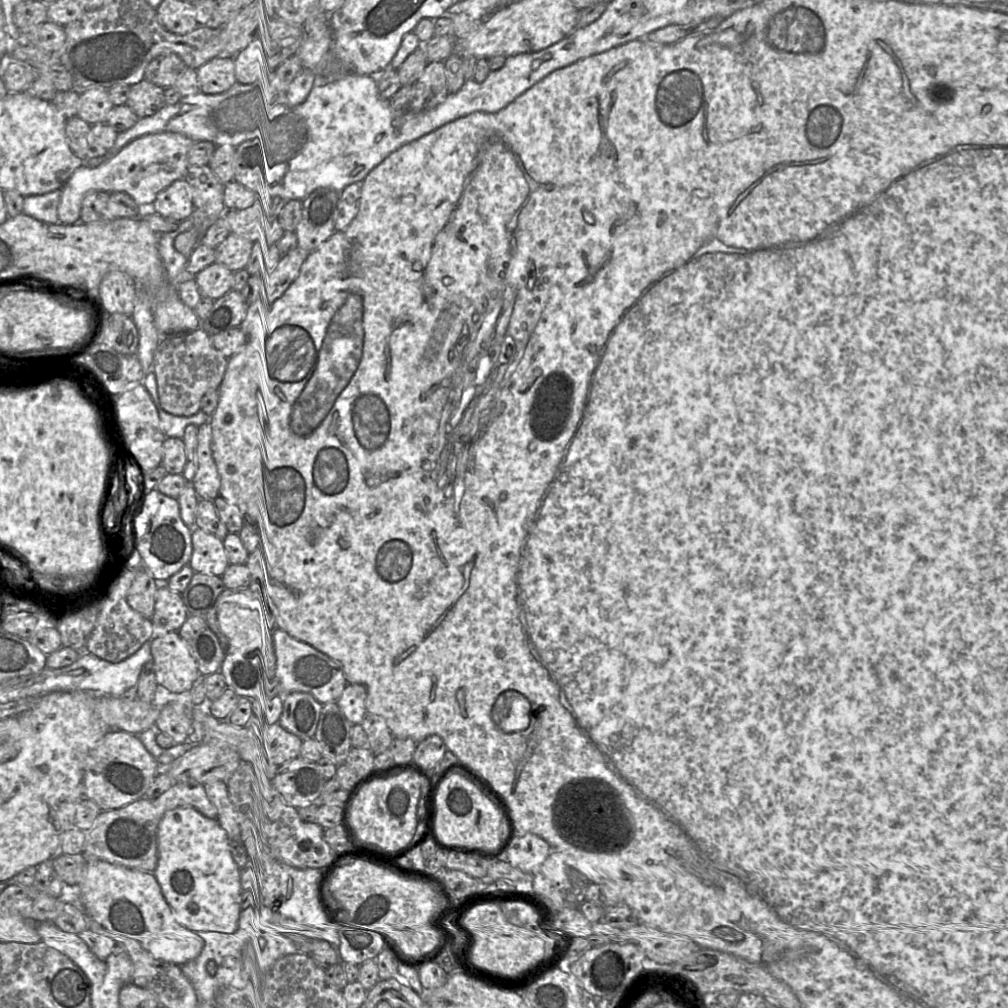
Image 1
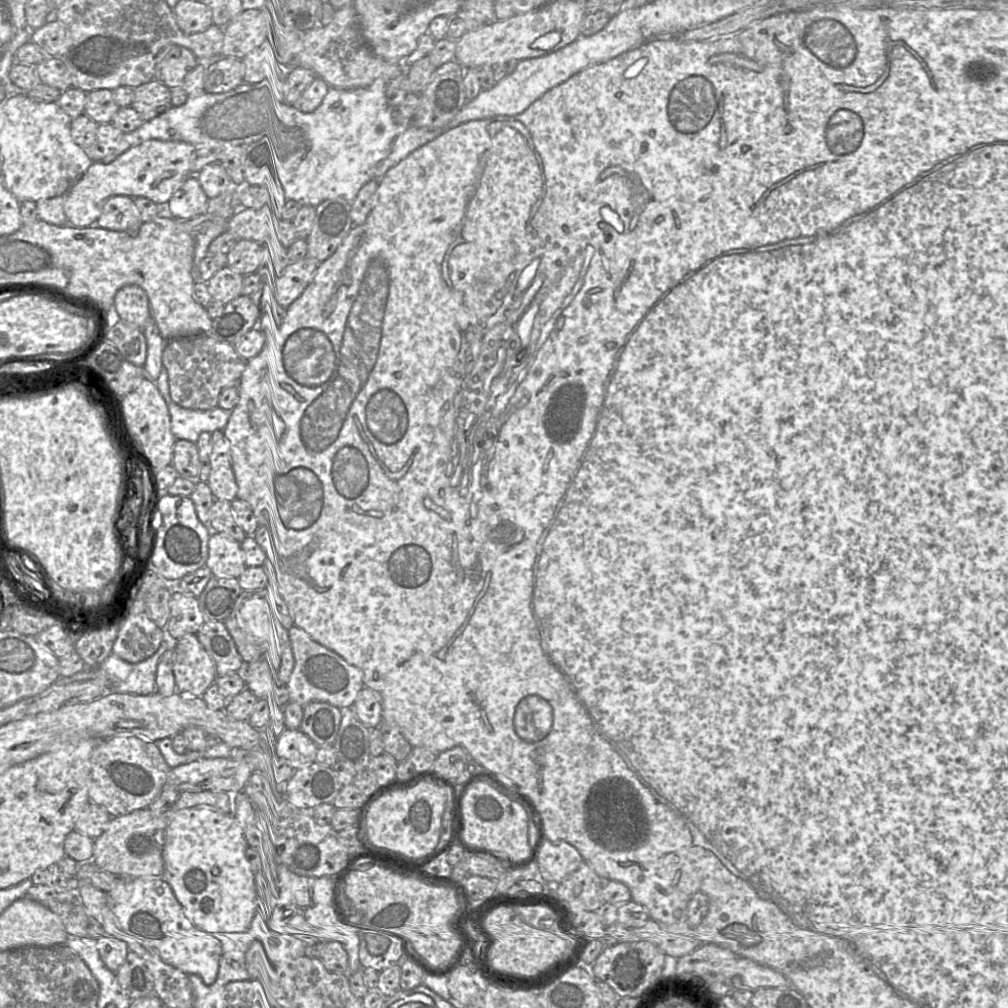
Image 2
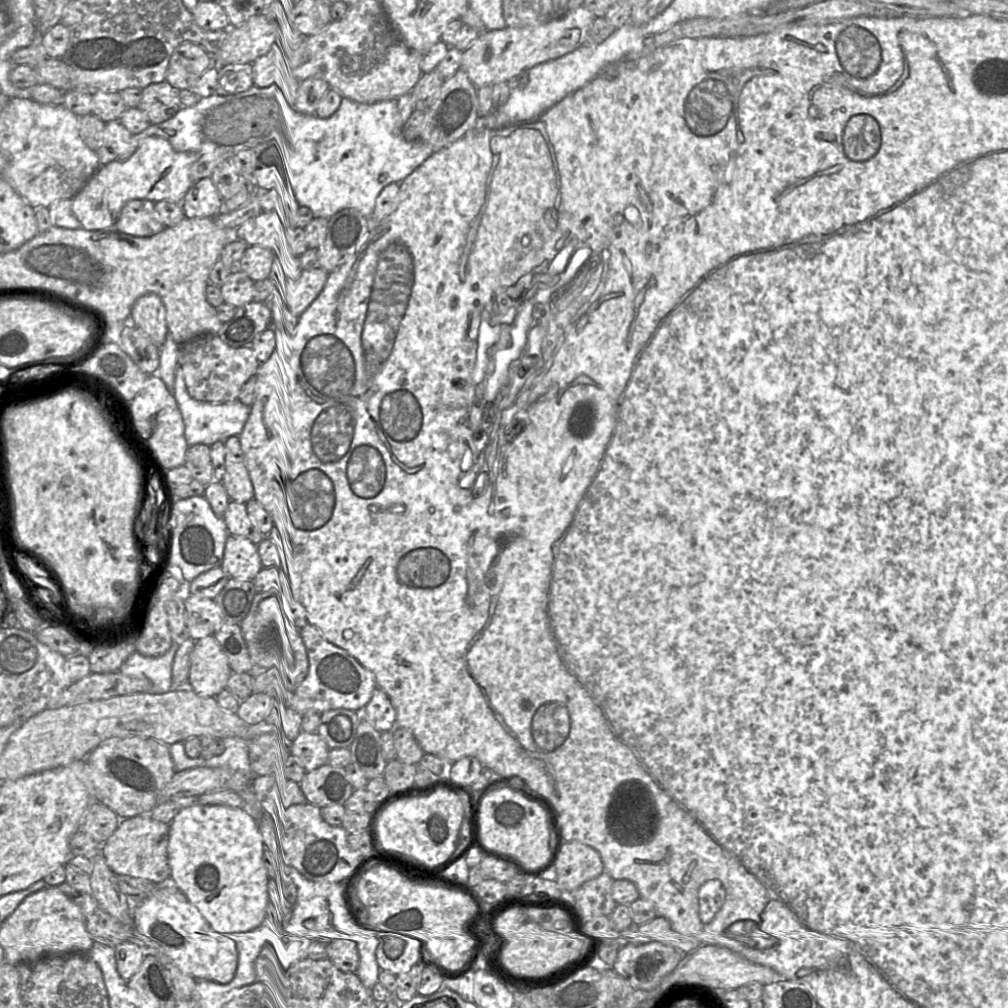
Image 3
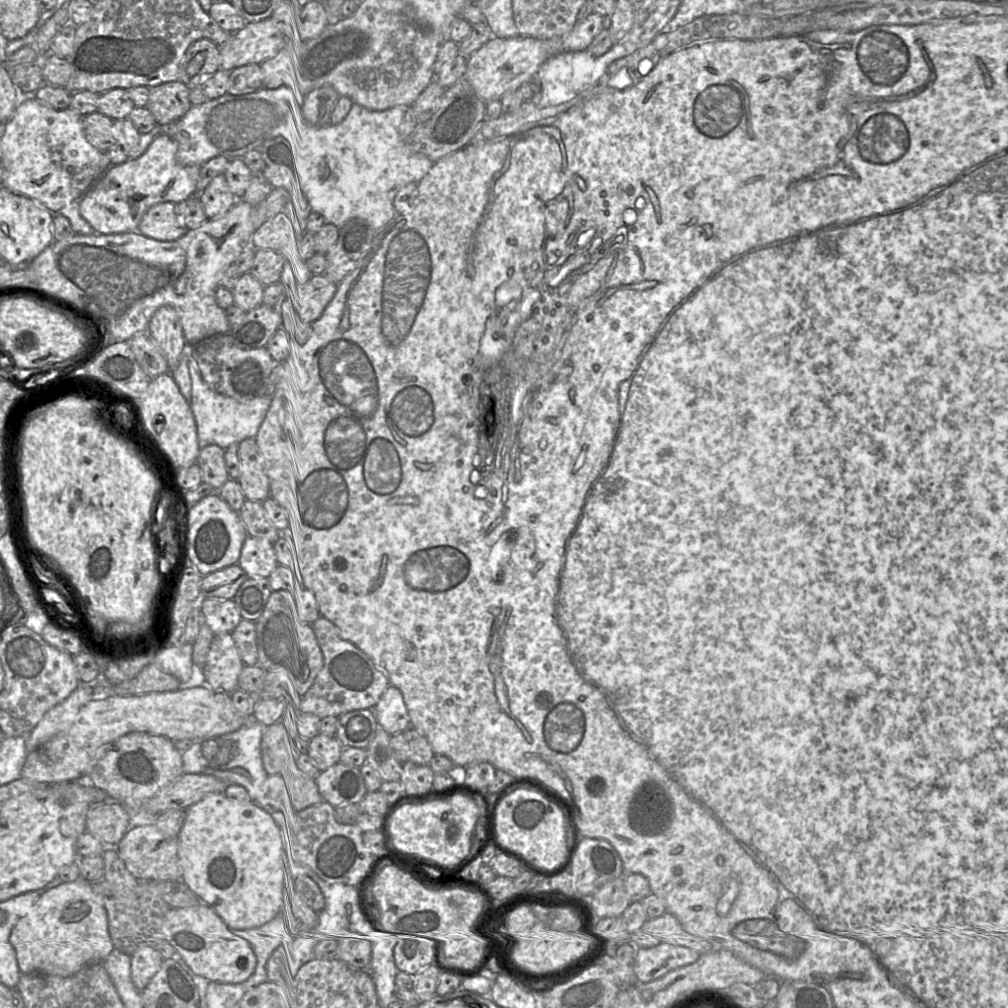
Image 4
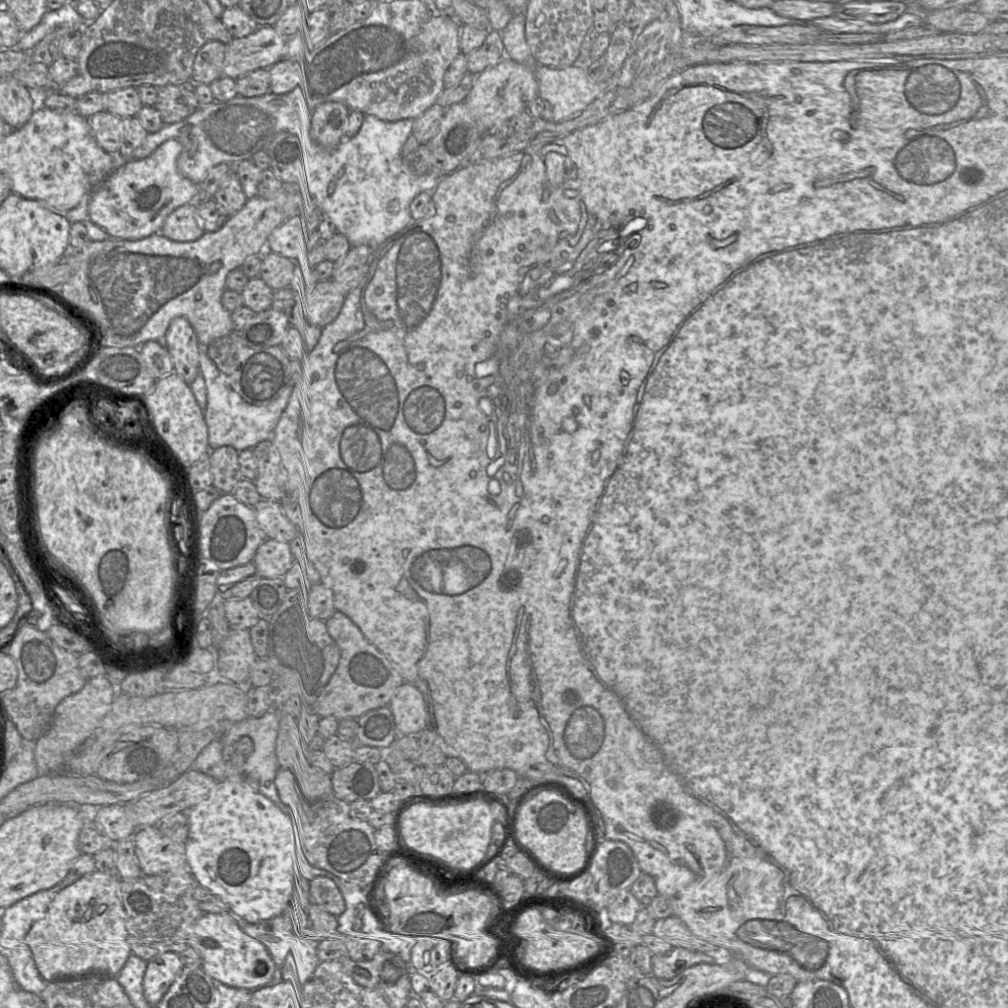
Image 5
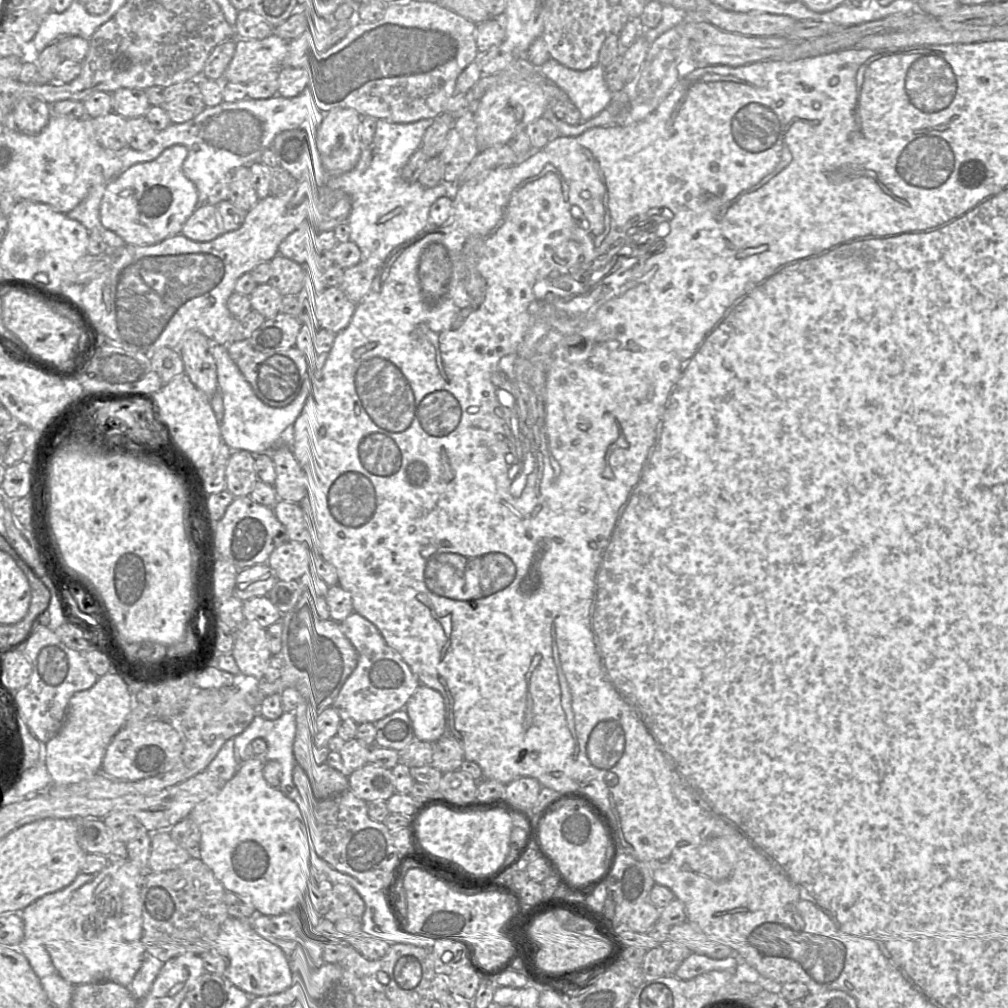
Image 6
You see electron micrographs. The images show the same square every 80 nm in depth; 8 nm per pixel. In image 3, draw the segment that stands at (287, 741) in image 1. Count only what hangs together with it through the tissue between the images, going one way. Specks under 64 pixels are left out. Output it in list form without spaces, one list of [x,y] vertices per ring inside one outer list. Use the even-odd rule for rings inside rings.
[[[304,731],[299,733],[289,747],[290,755],[294,756],[296,762],[307,772],[327,764],[329,750],[325,741],[315,732]]]

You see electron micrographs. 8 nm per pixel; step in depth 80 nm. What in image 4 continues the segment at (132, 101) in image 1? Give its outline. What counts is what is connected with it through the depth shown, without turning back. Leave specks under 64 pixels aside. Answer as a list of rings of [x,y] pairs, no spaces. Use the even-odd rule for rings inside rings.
[[[172,81],[150,88],[146,108],[157,124],[168,124],[181,118],[192,106],[190,87],[182,81]]]

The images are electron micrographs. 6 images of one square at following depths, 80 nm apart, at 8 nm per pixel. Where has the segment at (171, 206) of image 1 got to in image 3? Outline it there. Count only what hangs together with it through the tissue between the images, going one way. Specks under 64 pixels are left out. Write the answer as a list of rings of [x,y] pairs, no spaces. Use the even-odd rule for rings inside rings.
[[[210,178],[196,181],[180,203],[186,218],[214,218],[222,212],[224,199]]]

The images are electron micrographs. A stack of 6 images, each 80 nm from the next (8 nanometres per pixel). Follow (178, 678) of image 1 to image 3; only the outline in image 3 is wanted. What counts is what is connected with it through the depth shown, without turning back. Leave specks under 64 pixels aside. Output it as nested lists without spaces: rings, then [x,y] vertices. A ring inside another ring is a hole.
[[[213,635],[198,639],[190,653],[188,683],[203,697],[215,697],[226,689],[232,674],[226,655]]]

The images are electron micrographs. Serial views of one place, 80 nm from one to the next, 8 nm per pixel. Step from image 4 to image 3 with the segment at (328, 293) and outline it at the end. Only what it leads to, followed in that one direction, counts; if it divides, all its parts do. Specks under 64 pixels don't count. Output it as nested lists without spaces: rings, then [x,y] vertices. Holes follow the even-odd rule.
[[[322,268],[302,270],[297,280],[287,280],[286,303],[290,312],[299,317],[323,290],[328,274]]]

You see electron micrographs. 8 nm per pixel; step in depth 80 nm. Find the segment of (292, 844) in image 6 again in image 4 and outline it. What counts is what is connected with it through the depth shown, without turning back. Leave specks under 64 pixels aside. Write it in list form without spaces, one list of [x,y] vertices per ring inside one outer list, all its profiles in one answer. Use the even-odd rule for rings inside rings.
[[[210,793],[185,810],[185,820],[177,837],[178,859],[181,868],[181,881],[184,882],[201,900],[212,908],[232,930],[247,930],[260,927],[280,914],[283,906],[285,886],[285,851],[282,834],[273,817],[254,802],[227,797],[224,793]]]

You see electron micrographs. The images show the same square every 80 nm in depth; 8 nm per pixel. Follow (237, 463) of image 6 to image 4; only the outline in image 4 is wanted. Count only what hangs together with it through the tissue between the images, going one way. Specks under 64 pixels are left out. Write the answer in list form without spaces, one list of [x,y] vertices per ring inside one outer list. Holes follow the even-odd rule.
[[[219,446],[202,447],[196,464],[201,469],[203,483],[214,490],[219,490],[230,479],[225,463],[225,449]]]

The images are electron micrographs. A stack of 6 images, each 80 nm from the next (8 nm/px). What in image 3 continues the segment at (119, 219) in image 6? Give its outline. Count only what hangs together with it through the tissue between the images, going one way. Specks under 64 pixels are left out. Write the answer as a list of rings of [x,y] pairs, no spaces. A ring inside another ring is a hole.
[[[156,136],[147,137],[127,159],[115,160],[101,165],[82,189],[71,199],[71,210],[80,222],[82,229],[96,231],[110,229],[116,222],[124,205],[131,200],[181,203],[185,194],[193,186],[192,165],[196,159],[197,154],[177,151],[164,138]]]

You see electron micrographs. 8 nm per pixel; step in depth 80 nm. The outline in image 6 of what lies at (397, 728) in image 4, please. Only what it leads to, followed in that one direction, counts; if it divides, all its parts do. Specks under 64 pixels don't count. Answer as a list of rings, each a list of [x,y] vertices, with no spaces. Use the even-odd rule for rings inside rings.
[[[419,685],[404,710],[411,720],[416,740],[434,743],[446,734],[445,704],[438,691]]]

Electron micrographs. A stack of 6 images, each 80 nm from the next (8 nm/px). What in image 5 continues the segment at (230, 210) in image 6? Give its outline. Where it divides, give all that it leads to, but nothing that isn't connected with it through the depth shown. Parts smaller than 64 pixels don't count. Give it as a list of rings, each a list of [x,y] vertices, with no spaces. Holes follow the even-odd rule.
[[[198,193],[195,200],[174,210],[165,220],[159,234],[179,242],[194,241],[205,232],[219,229],[230,216],[219,212],[219,206],[213,200],[200,201]]]

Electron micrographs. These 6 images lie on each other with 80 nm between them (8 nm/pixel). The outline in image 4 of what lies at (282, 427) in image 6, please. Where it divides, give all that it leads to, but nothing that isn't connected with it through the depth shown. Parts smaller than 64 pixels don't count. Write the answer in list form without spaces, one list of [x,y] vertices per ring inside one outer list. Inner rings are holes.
[[[189,347],[189,371],[192,380],[190,407],[195,420],[198,442],[200,447],[202,448],[209,445],[216,445],[223,449],[226,449],[230,445],[238,444],[245,439],[255,438],[269,410],[272,401],[272,395],[264,395],[259,398],[248,401],[237,401],[231,397],[224,396],[211,390],[207,386],[207,384],[203,381],[196,360],[190,356],[190,347]]]

